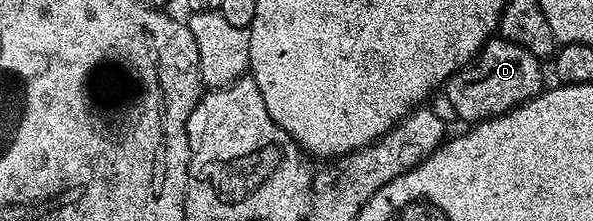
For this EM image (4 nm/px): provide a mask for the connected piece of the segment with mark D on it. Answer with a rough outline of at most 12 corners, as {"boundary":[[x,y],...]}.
{"boundary":[[492,39],[445,82],[460,122],[543,92],[540,58]]}

